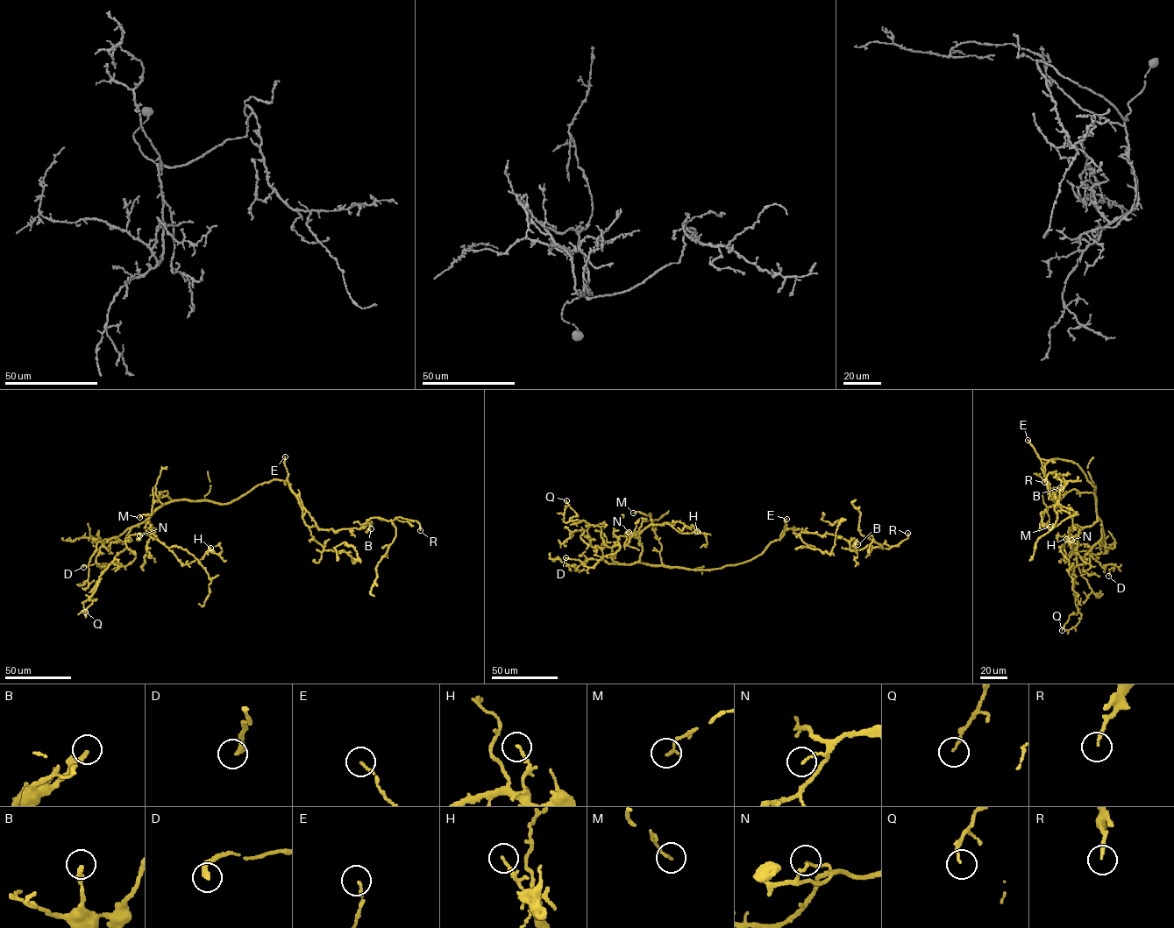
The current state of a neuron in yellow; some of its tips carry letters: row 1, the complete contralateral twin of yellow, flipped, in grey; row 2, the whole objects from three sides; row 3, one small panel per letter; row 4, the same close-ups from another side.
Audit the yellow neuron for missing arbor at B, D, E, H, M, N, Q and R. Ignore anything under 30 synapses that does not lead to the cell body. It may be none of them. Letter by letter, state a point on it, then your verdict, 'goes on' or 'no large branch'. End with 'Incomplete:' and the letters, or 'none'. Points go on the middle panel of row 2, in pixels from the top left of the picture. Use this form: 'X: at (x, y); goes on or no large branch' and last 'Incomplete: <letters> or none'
B: at (857, 544); no large branch
D: at (565, 557); no large branch
E: at (786, 519); no large branch
H: at (697, 531); no large branch
M: at (633, 513); no large branch
N: at (629, 532); no large branch
Q: at (566, 500); no large branch
R: at (907, 533); no large branch
Incomplete: none

